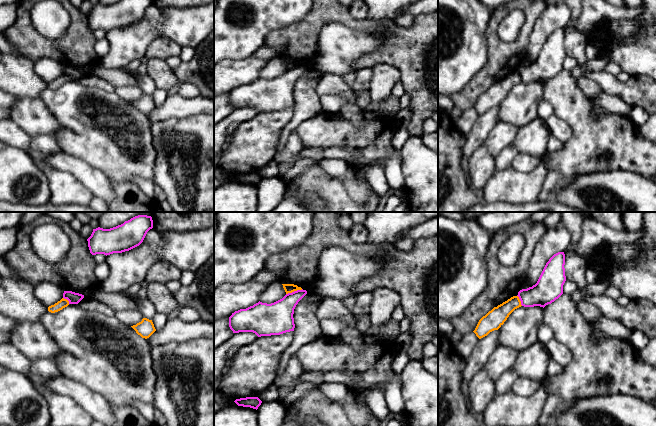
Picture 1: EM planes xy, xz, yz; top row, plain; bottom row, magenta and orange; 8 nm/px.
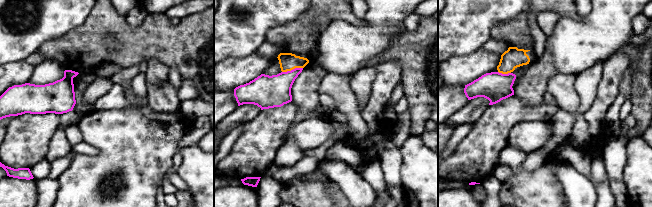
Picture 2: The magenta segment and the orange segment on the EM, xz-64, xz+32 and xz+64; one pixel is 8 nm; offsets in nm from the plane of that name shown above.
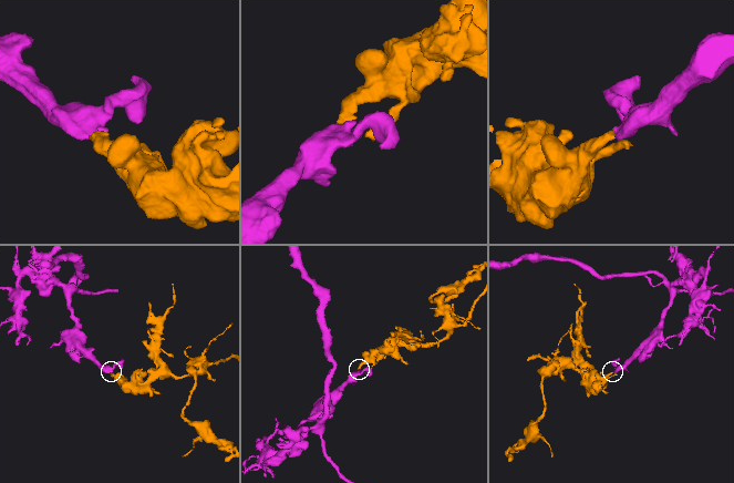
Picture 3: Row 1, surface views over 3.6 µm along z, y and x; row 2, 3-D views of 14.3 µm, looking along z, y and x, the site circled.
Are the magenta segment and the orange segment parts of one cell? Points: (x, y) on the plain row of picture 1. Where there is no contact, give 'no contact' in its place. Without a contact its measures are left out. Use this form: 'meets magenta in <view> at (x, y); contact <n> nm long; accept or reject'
meets magenta in xz at (294, 67); contact 140 nm long; reject

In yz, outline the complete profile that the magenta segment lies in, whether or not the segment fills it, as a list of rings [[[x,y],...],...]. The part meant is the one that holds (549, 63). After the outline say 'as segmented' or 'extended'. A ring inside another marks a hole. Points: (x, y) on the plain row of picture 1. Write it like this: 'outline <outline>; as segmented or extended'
outline [[[558,28],[546,39],[537,59],[518,68],[521,81],[524,83],[545,83],[563,70],[565,52],[565,30]]]; as segmented

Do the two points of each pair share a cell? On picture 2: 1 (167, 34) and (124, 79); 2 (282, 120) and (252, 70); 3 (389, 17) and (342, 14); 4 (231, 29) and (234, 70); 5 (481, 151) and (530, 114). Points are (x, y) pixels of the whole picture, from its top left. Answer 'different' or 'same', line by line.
1: different
2: different
3: different
4: different
5: same

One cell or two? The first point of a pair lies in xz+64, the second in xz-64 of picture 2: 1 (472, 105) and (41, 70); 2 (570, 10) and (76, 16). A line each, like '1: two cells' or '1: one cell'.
1: two cells
2: two cells

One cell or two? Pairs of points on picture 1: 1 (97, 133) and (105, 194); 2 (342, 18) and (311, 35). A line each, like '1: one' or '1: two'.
1: one
2: one

